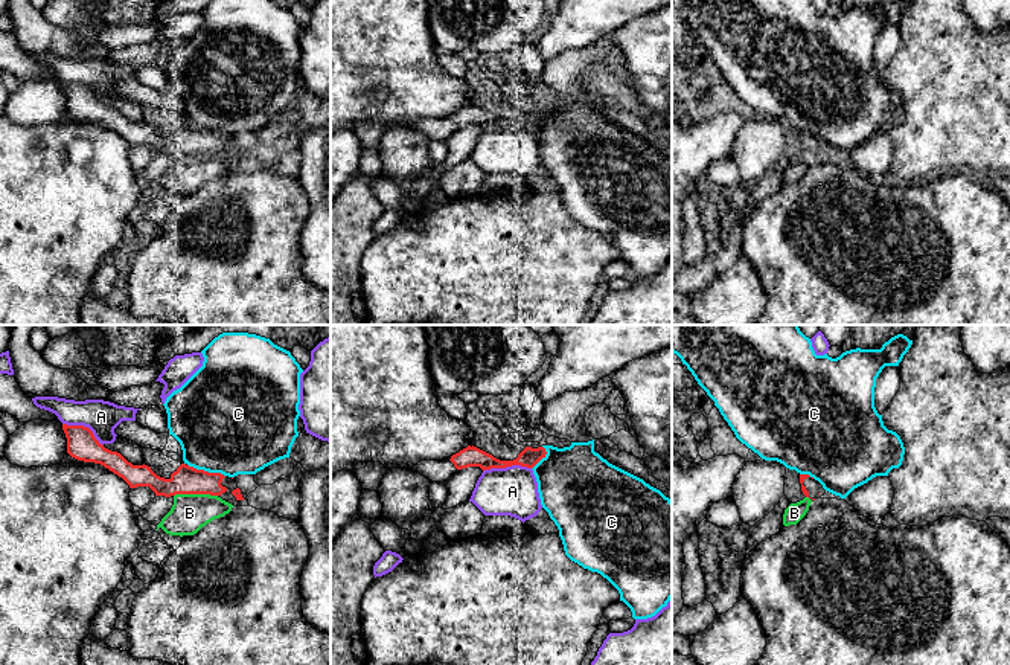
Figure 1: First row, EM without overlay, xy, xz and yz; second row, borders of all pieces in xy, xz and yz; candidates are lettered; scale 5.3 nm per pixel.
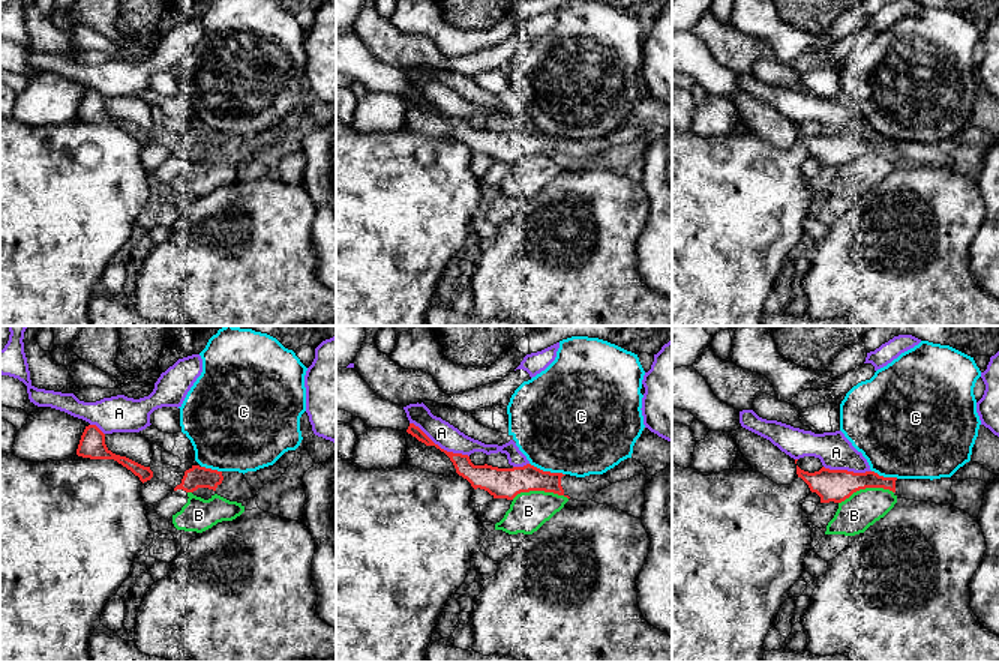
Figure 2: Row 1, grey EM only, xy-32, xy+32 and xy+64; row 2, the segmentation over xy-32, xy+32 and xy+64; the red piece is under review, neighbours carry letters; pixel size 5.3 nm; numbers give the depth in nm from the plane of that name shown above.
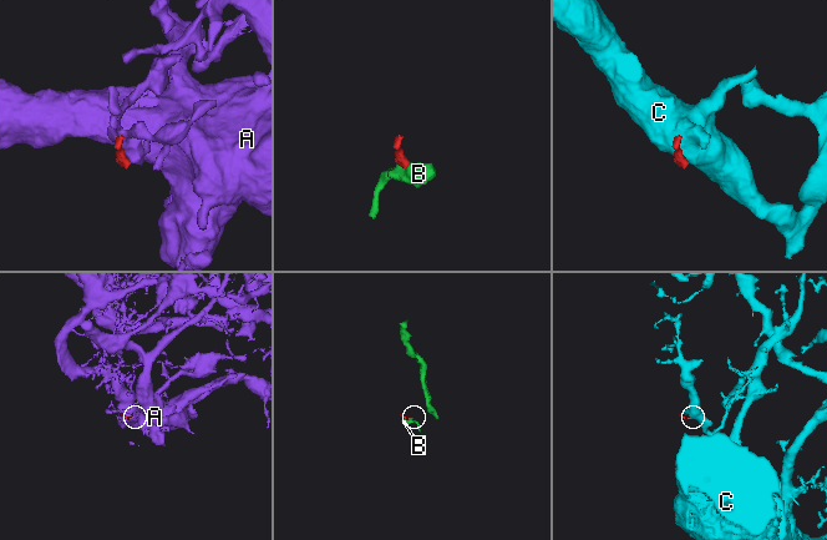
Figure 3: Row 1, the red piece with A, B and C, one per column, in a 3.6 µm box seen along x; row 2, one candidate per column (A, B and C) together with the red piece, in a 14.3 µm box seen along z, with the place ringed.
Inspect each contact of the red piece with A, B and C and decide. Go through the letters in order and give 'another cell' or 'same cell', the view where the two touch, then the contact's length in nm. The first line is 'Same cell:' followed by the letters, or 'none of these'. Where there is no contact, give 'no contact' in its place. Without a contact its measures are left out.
Same cell: none of these
A: another cell; meets red in xz; contact 260 nm long
B: another cell; meets red in xy; contact 240 nm long
C: another cell; meets red in xy; contact 220 nm long

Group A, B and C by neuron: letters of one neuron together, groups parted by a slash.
A / B / C

